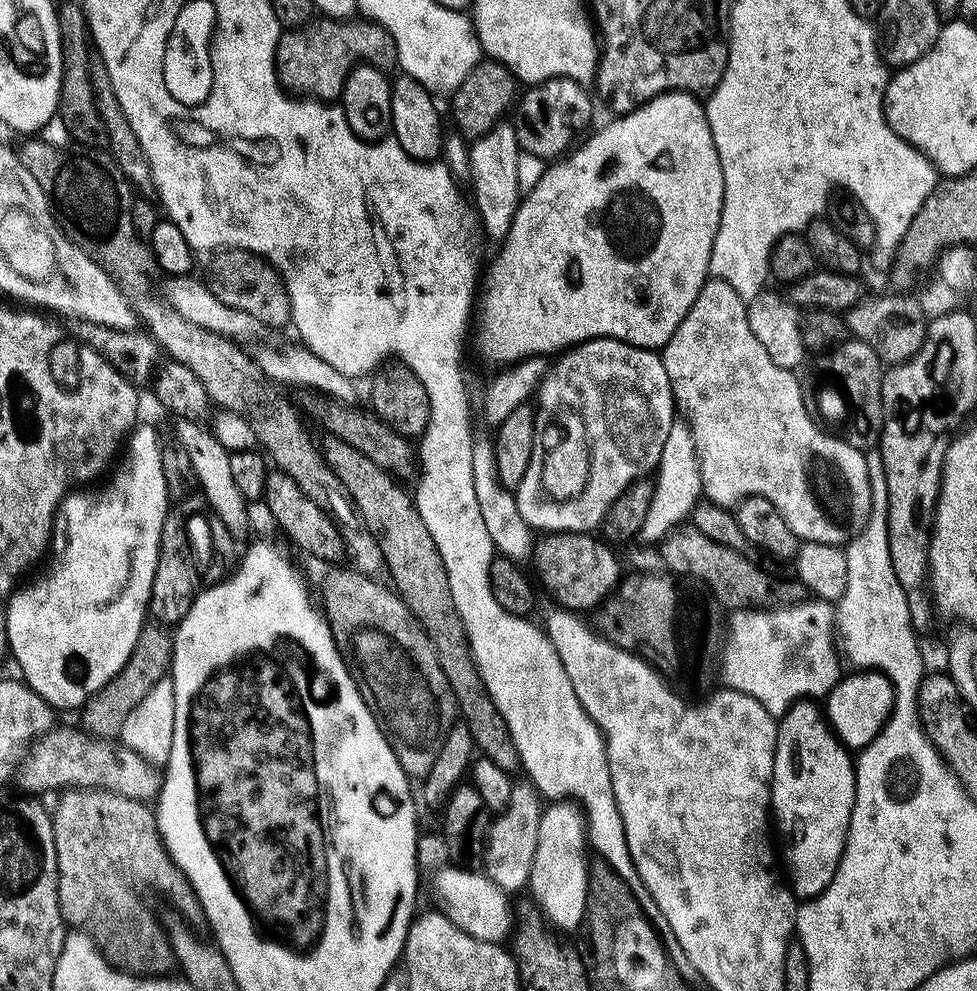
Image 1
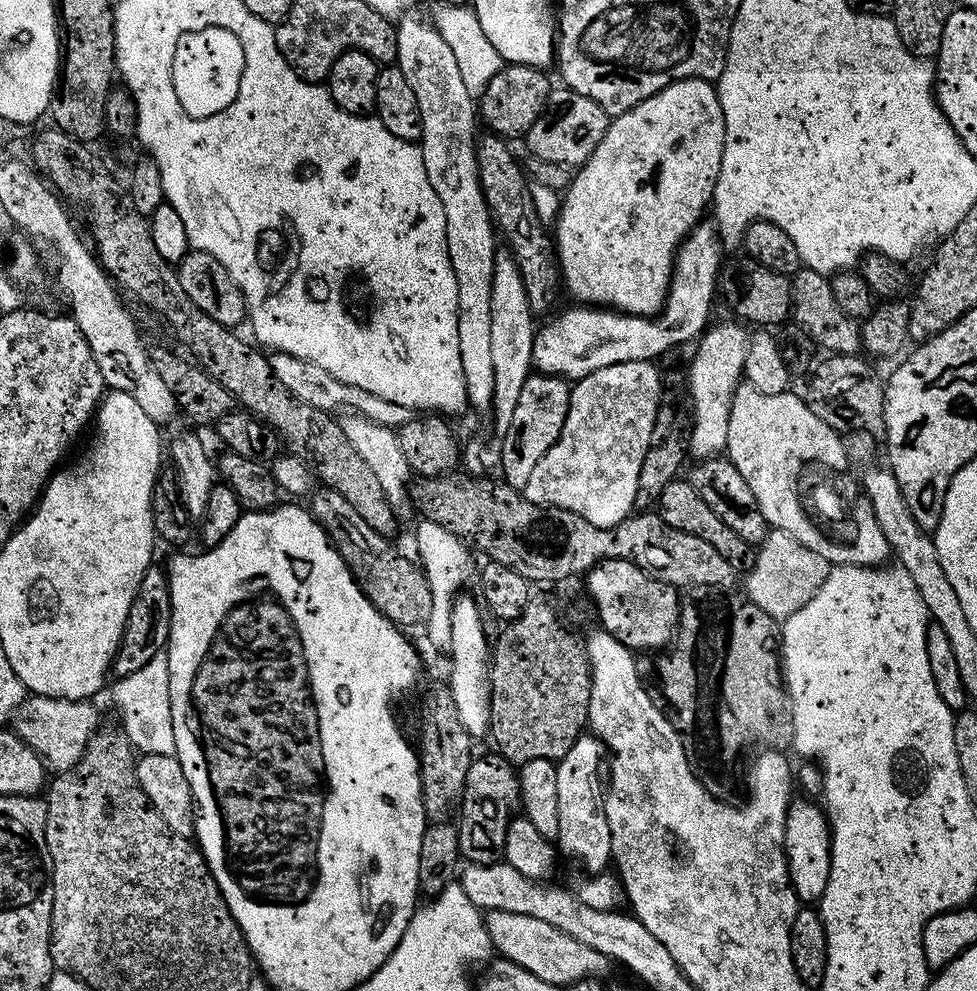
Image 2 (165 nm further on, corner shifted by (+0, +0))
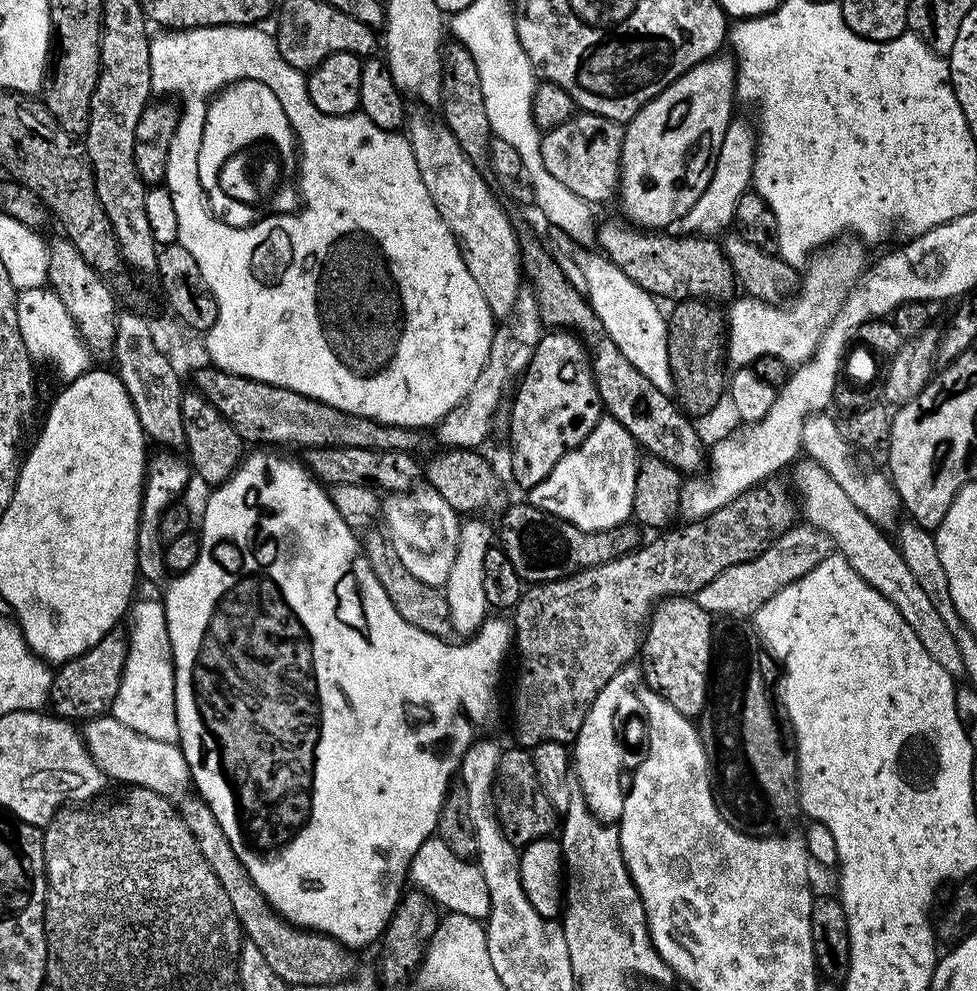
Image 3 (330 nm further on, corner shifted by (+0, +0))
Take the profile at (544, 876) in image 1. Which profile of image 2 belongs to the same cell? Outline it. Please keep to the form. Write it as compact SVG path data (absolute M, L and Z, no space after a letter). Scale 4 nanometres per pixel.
M585 734L578 738L578 742L574 742L574 746L570 746L570 754L566 754L556 765L558 770L558 848L561 853L564 852L568 856L573 856L576 860L585 860L584 868L585 873L588 874L600 874L605 871L604 868L609 867L612 860L612 843L610 842L610 822L606 822L606 814L604 813L604 798L606 795L605 789L602 787L602 768L600 772L600 752L602 756L602 745L595 736L591 734Z

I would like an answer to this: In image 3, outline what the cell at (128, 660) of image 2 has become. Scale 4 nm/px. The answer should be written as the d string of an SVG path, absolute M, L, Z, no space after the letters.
M116 630L107 632L90 650L70 658L53 671L52 685L48 687L51 715L69 722L87 722L96 716L111 713L128 653L127 639L118 633Z

